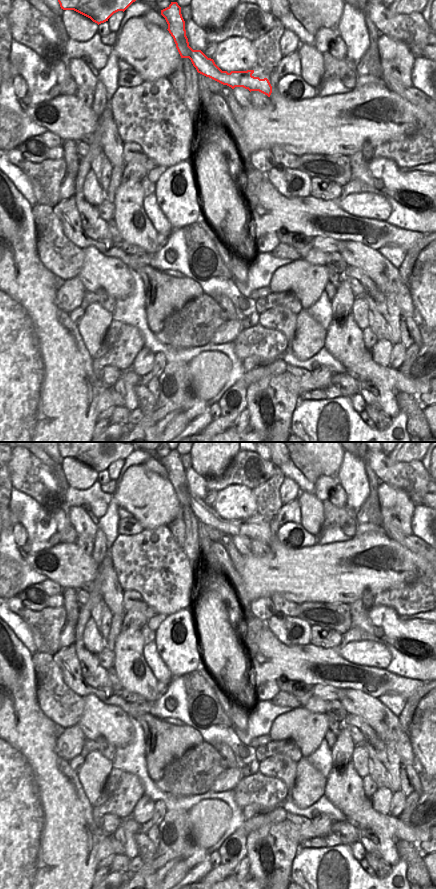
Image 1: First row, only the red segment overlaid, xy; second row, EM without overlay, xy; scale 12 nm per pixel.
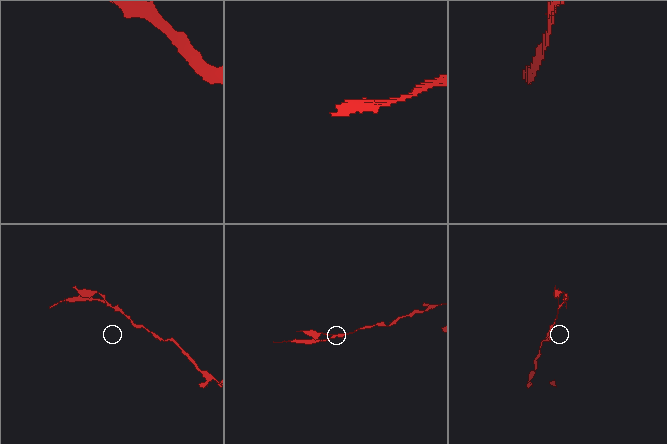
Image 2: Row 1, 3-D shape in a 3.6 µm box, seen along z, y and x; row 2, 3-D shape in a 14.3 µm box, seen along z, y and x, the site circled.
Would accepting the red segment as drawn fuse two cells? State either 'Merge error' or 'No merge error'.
Merge error.

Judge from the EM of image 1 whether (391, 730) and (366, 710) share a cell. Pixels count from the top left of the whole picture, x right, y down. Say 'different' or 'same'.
same

